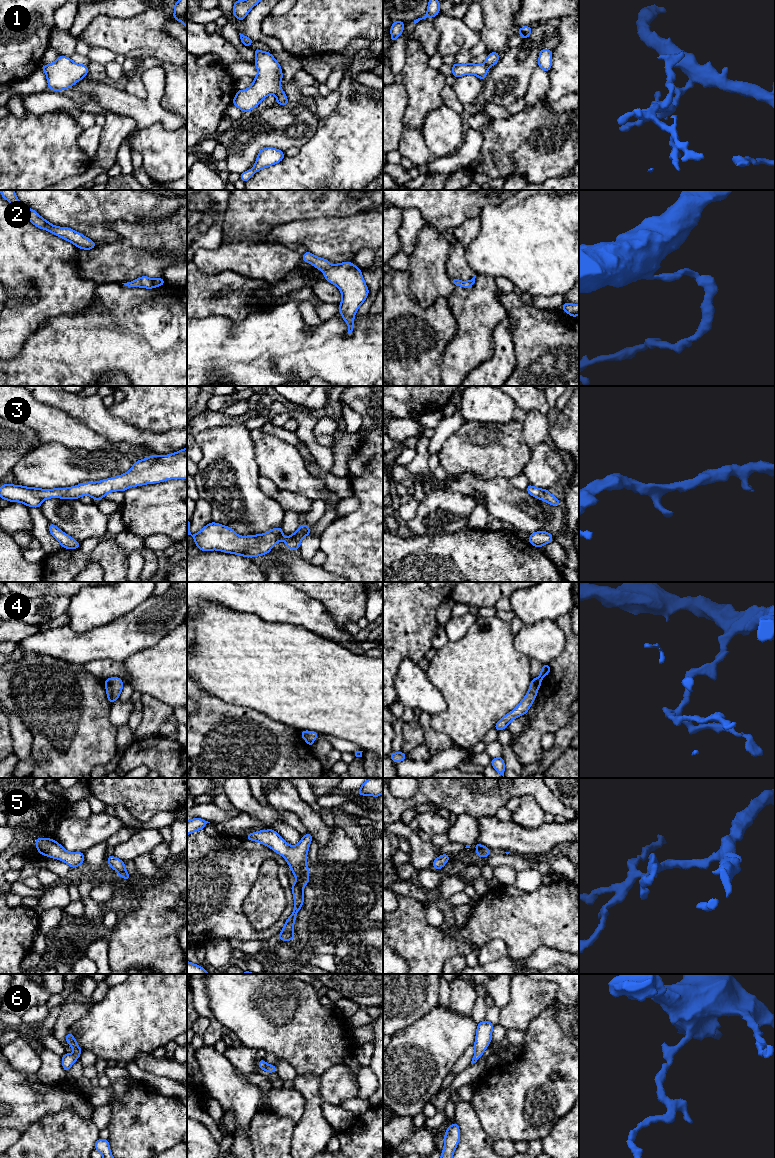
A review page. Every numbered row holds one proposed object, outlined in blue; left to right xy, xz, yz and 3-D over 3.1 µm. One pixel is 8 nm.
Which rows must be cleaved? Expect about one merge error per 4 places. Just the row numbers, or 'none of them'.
none of them

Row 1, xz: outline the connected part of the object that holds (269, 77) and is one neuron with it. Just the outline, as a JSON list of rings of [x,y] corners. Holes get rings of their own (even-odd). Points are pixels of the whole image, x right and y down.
[[[253,49],[255,52],[255,66],[258,74],[253,84],[245,90],[237,90],[232,104],[242,112],[253,110],[270,94],[276,95],[276,103],[288,105],[288,99],[280,84],[283,78],[281,66],[270,52]]]

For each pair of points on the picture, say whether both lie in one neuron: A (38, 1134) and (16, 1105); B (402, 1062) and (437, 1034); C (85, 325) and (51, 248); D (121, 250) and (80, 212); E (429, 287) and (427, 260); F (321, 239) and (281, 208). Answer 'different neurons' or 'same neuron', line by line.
A: different neurons
B: same neuron
C: different neurons
D: different neurons
E: same neuron
F: different neurons

